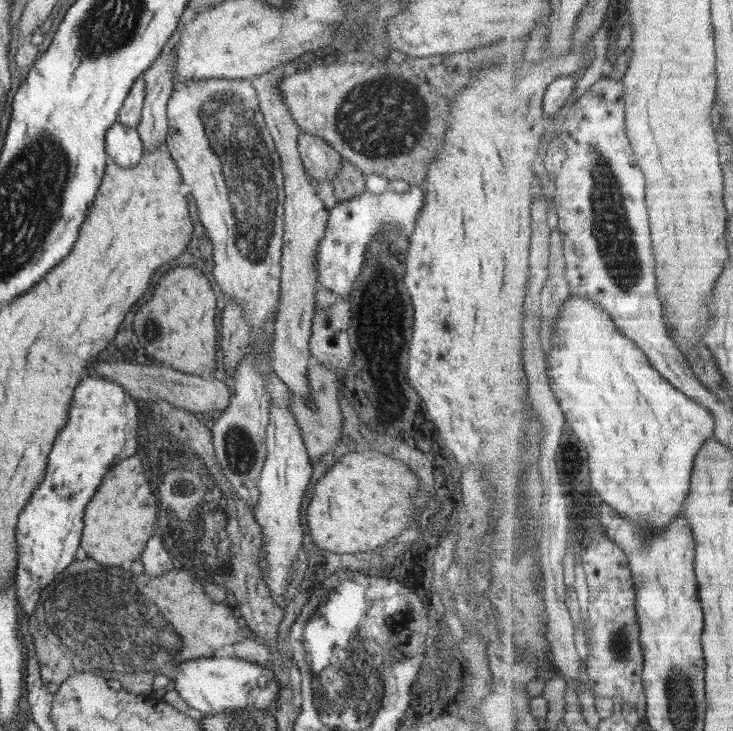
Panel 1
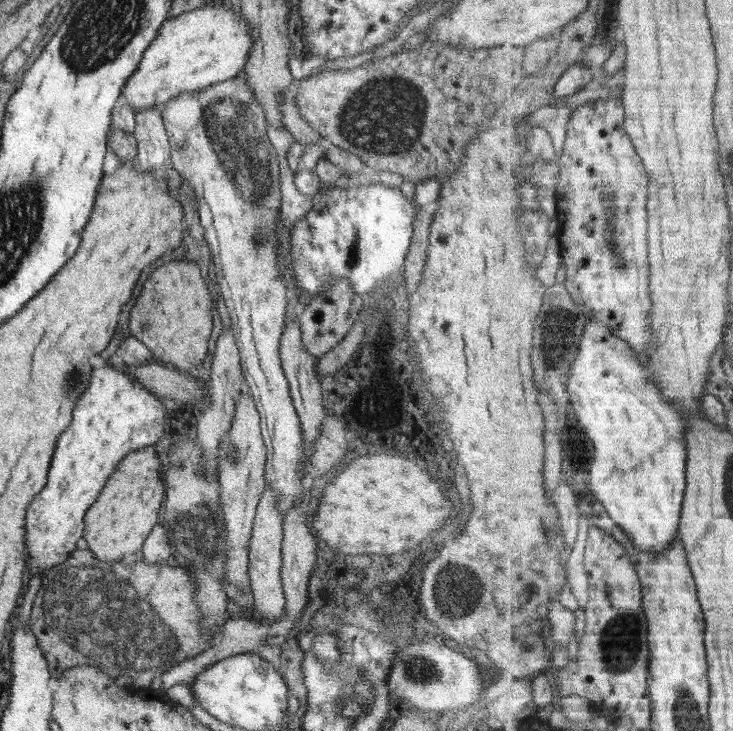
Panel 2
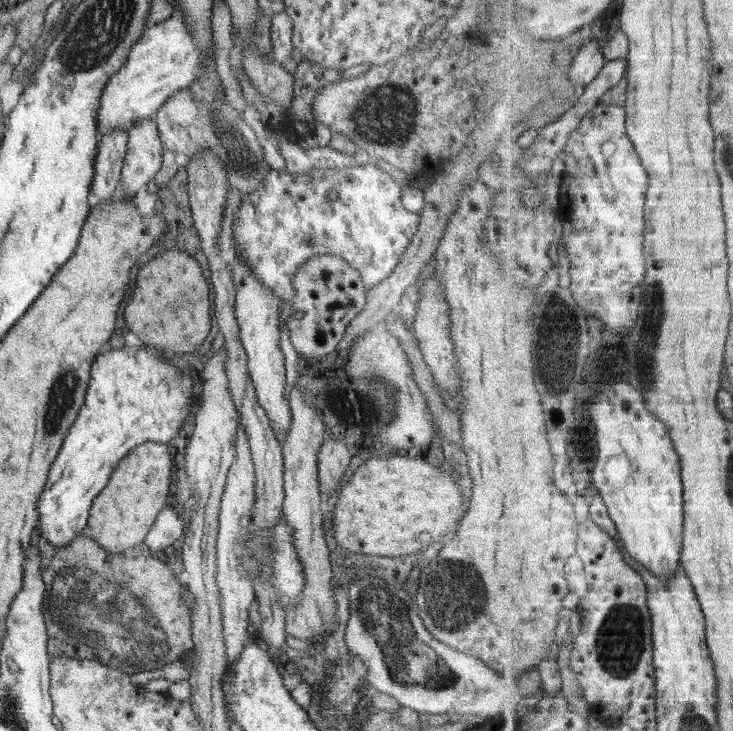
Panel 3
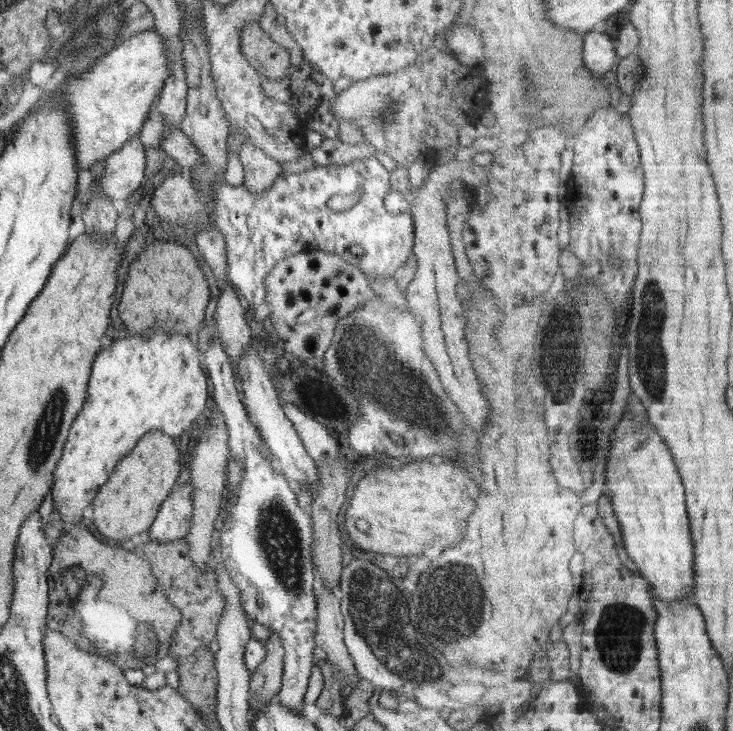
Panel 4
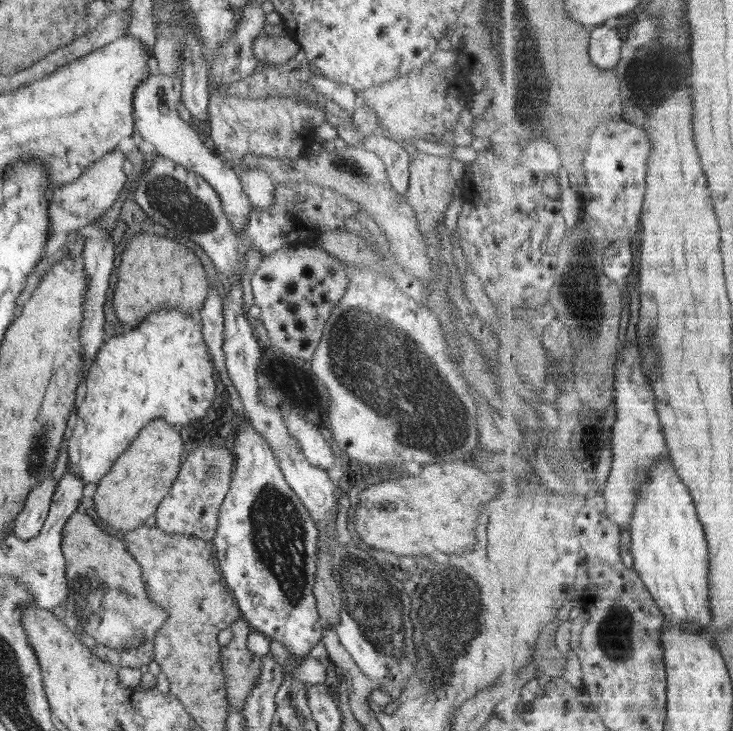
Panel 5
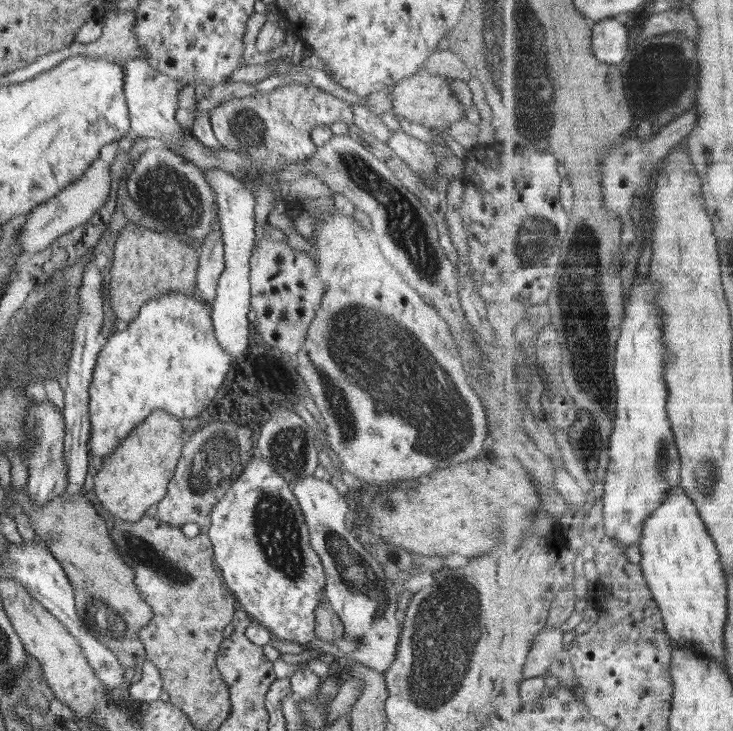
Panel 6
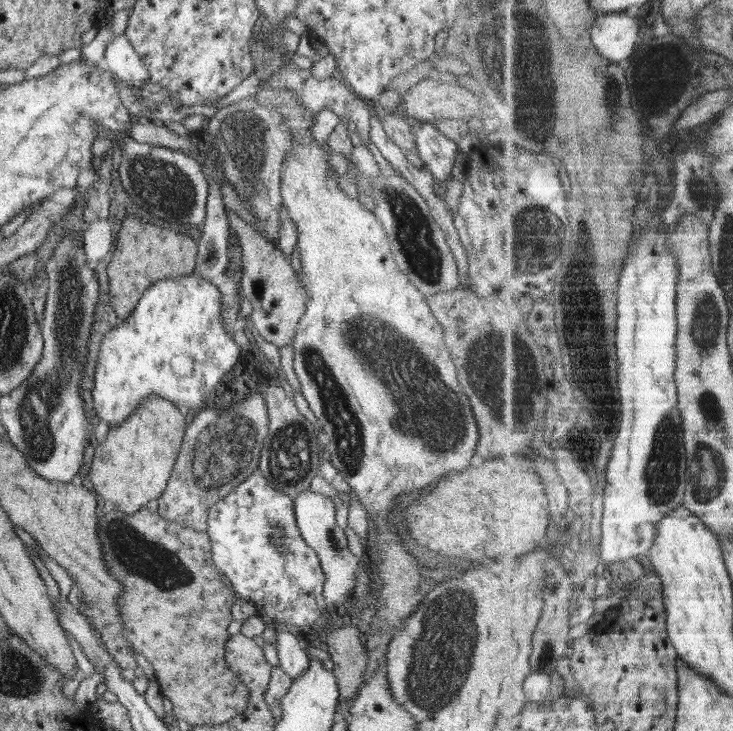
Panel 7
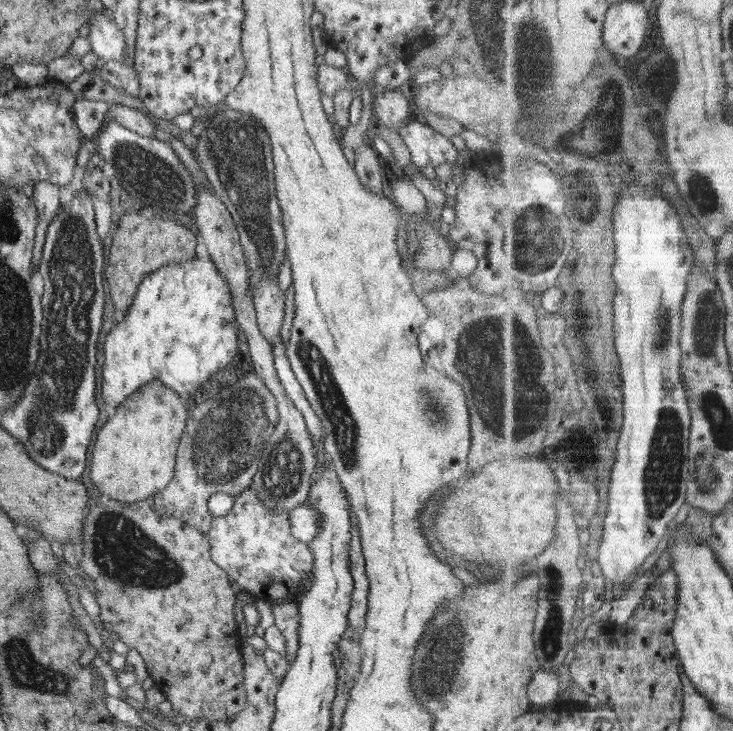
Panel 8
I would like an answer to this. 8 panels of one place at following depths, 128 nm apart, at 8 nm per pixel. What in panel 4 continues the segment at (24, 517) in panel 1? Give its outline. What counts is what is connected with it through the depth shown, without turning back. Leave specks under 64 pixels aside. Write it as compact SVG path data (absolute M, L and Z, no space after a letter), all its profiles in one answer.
M150 331L146 336L130 334L126 338L114 338L104 345L104 352L95 355L92 371L87 385L87 395L80 412L72 422L62 457L54 467L54 483L52 498L54 509L65 524L76 525L84 516L84 510L92 504L96 492L114 472L114 467L123 456L129 454L134 446L150 430L162 430L164 434L180 438L184 430L192 428L192 423L206 415L208 398L208 378L201 368L200 355L202 350L190 343L188 335L168 335Z

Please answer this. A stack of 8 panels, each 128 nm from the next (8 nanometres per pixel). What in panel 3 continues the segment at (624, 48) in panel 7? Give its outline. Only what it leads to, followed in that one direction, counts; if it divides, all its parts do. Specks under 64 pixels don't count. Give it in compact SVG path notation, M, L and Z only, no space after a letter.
M592 38L580 48L570 72L570 77L576 84L587 86L594 82L599 74L602 74L604 67L611 60L604 54L604 46Z

